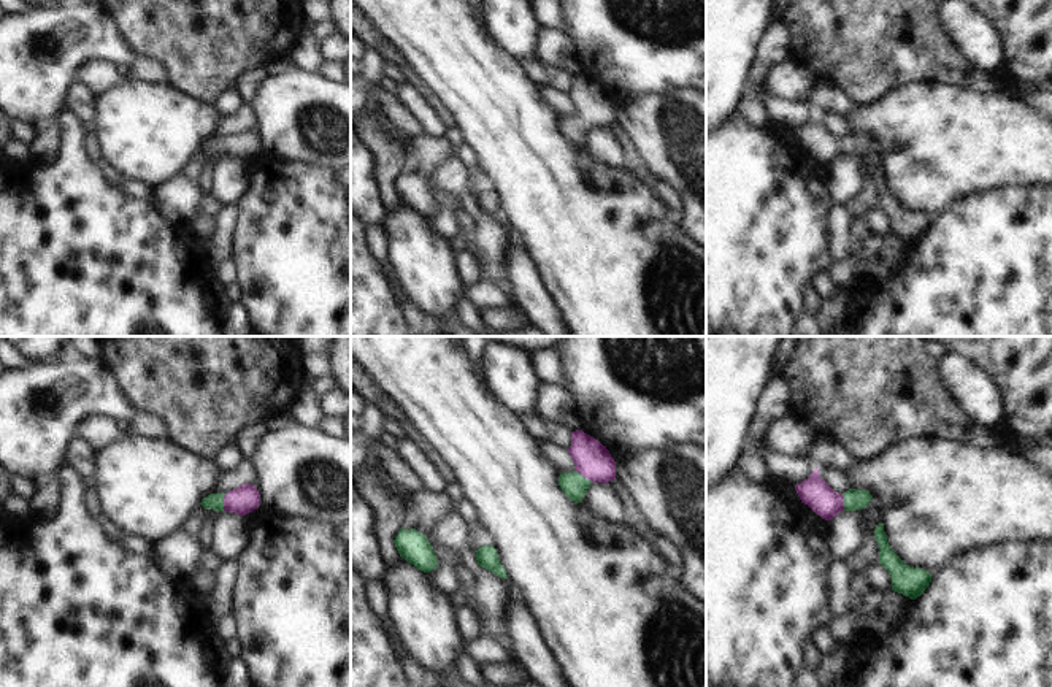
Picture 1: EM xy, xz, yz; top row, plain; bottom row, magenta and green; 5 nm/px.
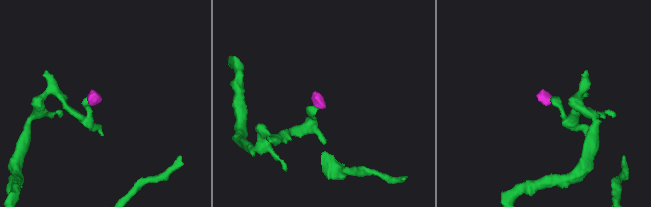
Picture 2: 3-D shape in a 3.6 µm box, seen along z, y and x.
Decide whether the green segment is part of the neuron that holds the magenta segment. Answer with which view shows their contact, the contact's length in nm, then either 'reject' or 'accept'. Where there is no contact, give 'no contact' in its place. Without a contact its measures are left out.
meets magenta in xy; contact 90 nm long; accept

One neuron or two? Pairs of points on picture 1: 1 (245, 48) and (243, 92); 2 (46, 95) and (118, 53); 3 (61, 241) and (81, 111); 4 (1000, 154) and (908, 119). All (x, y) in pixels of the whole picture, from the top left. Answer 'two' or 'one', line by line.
1: two
2: one
3: two
4: one

